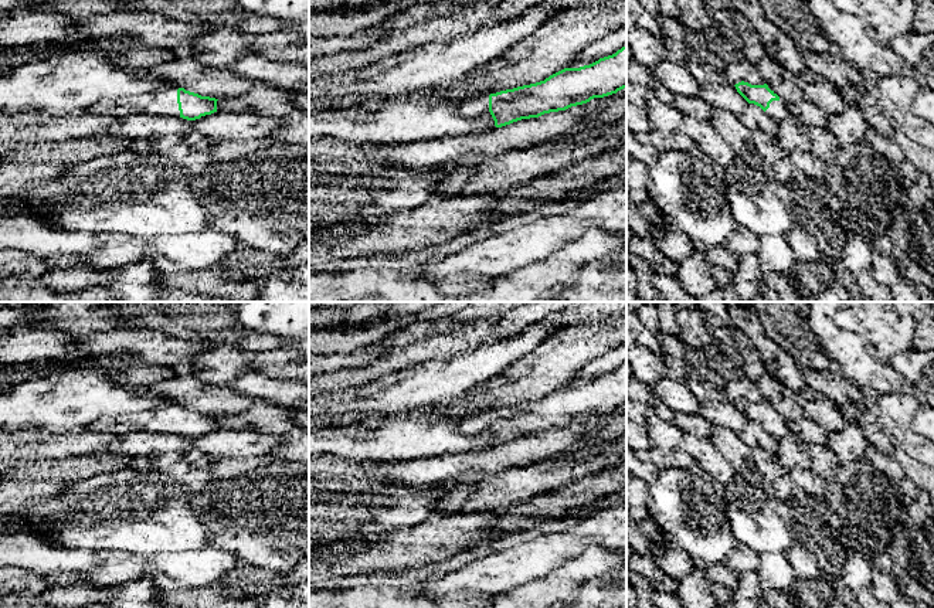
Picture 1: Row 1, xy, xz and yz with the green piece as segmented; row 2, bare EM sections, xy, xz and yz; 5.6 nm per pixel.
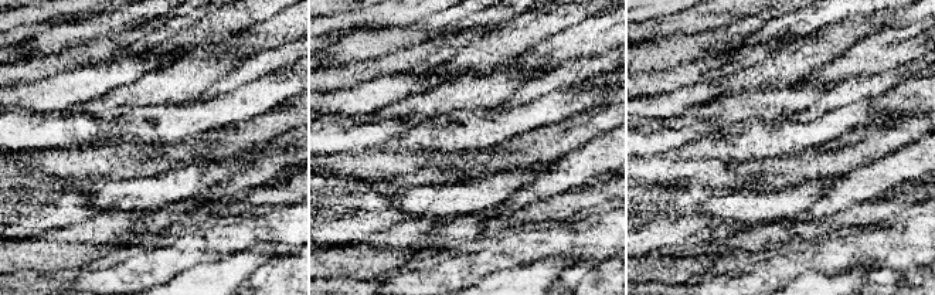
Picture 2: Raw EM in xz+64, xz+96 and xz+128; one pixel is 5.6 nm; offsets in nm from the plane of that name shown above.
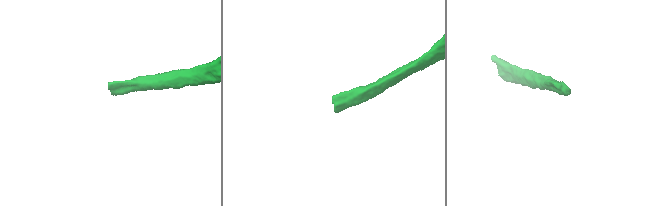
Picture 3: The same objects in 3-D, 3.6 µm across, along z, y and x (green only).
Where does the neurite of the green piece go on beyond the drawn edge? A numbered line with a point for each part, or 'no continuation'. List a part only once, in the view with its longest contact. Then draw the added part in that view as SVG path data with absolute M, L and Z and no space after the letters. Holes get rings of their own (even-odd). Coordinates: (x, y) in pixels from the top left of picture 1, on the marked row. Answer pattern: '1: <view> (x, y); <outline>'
1: xy (163, 102); M169 86L162 91L132 95L119 101L103 99L94 103L91 109L115 118L130 115L180 116L177 89L179 86Z

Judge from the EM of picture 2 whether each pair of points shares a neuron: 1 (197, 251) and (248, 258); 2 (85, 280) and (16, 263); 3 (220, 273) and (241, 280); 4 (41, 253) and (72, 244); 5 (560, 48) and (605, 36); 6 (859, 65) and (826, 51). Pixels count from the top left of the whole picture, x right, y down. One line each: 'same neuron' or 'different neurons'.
1: different neurons
2: different neurons
3: same neuron
4: same neuron
5: same neuron
6: different neurons

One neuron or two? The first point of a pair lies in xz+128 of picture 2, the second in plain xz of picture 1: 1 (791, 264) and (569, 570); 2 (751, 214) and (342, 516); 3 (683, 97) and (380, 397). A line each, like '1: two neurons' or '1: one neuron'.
1: two neurons
2: two neurons
3: one neuron

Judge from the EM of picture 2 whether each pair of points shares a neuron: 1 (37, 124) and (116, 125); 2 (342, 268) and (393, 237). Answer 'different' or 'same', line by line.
1: same
2: same

